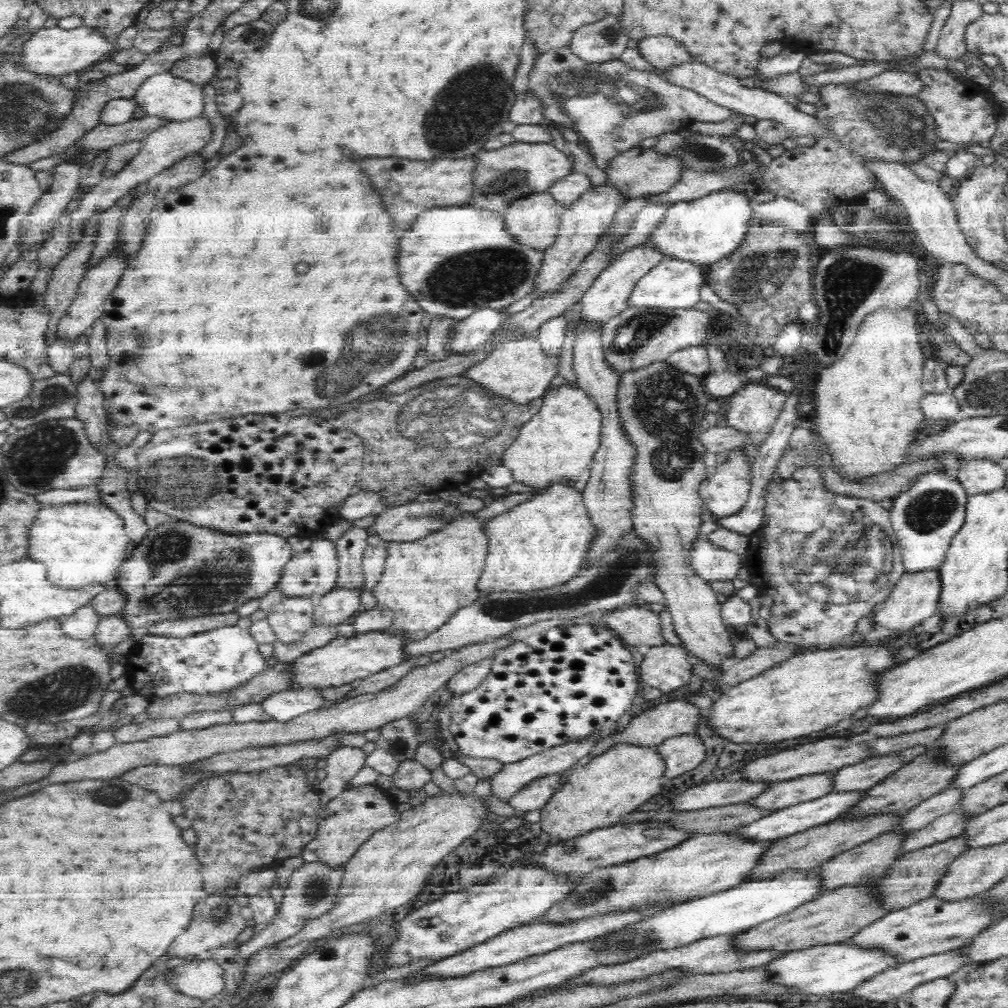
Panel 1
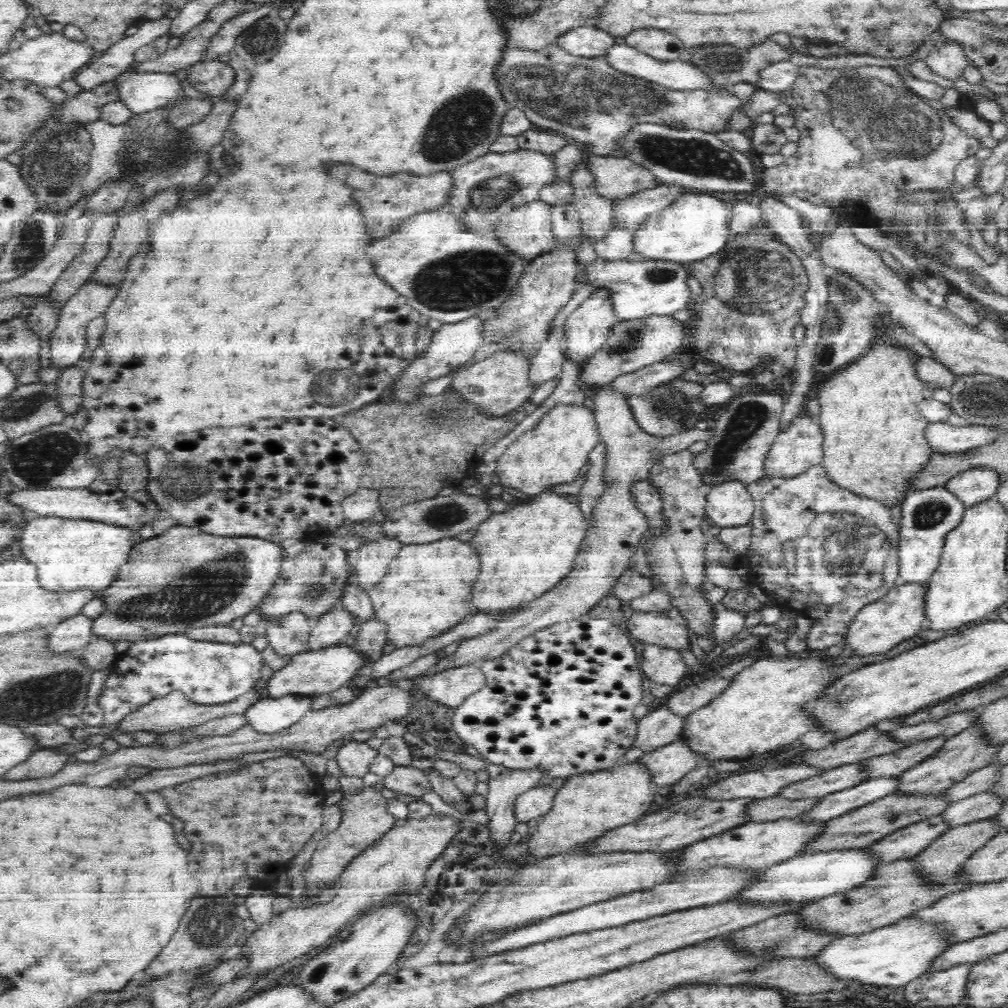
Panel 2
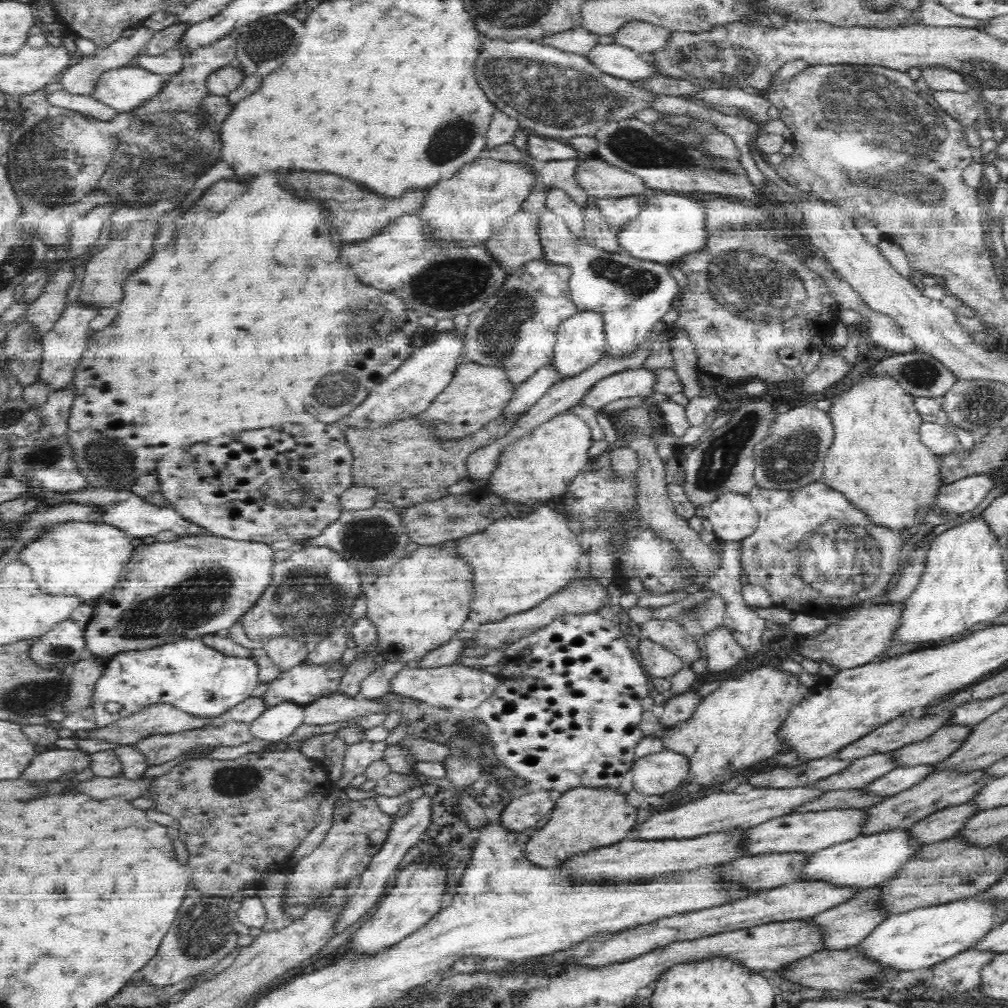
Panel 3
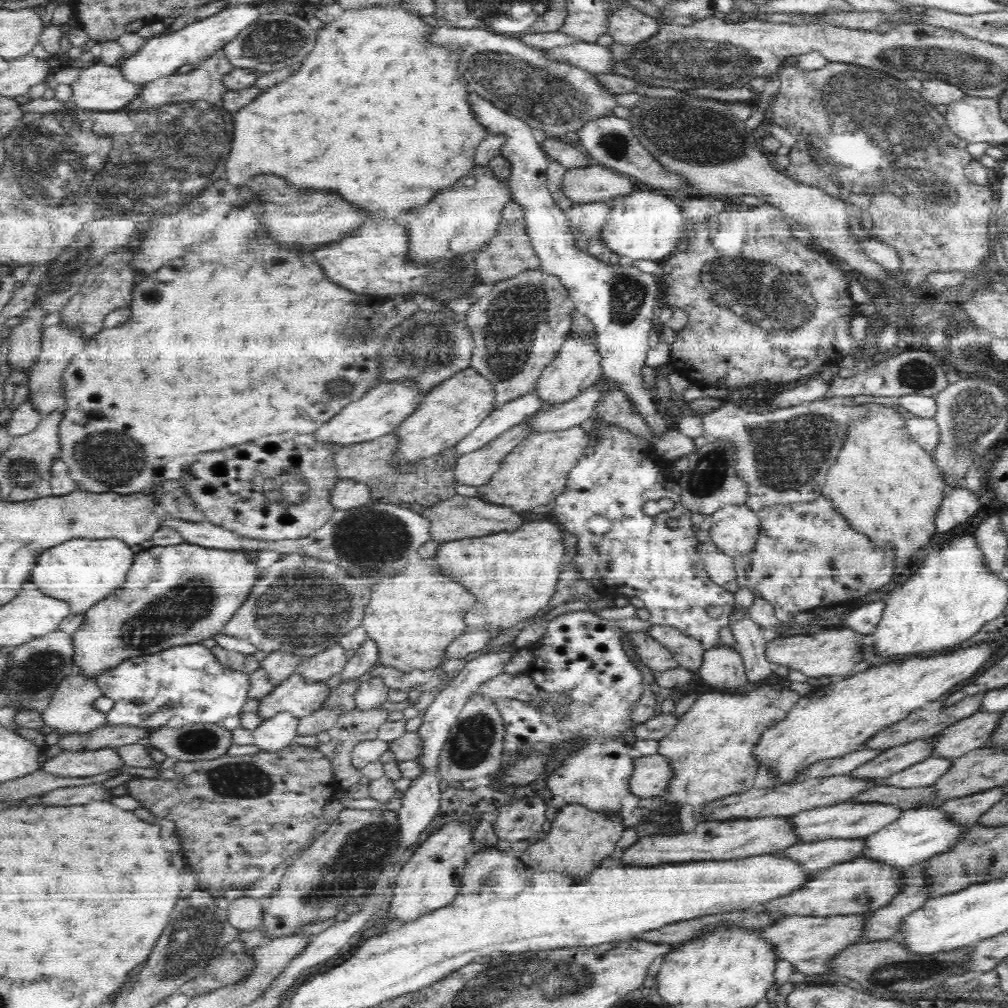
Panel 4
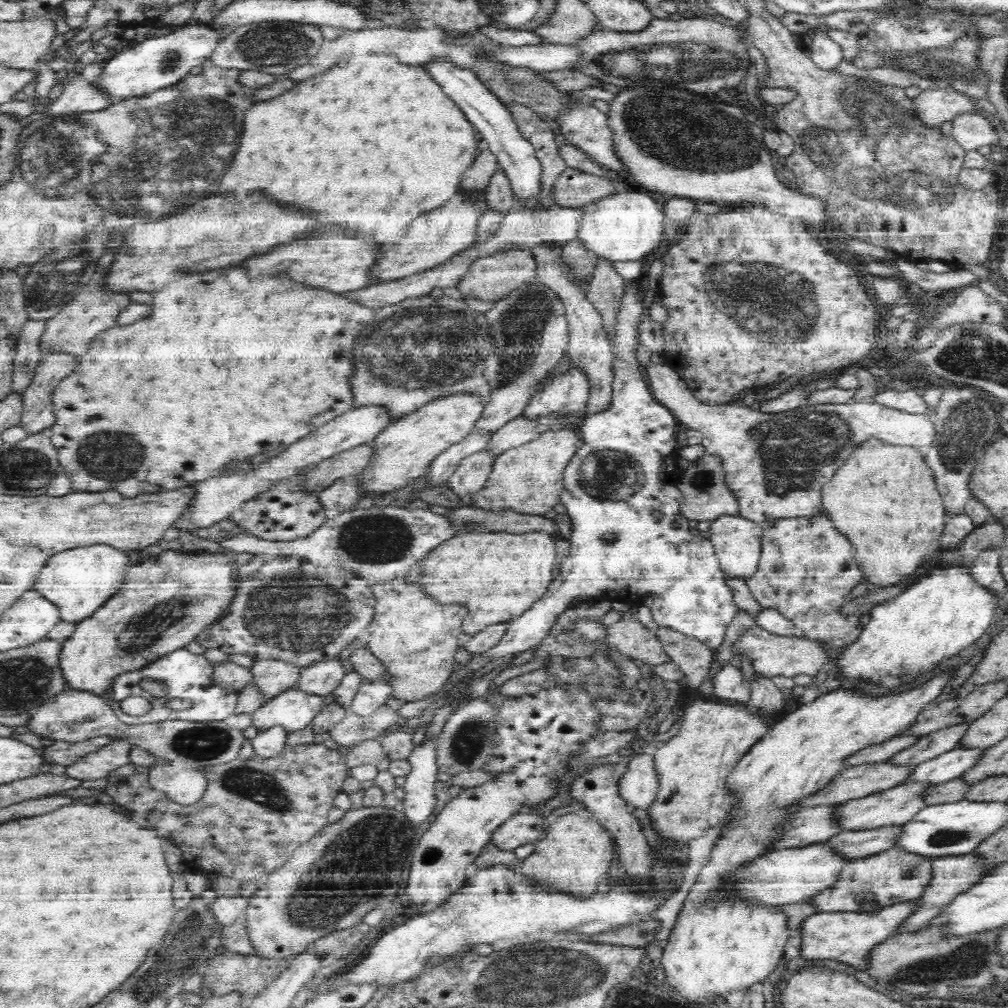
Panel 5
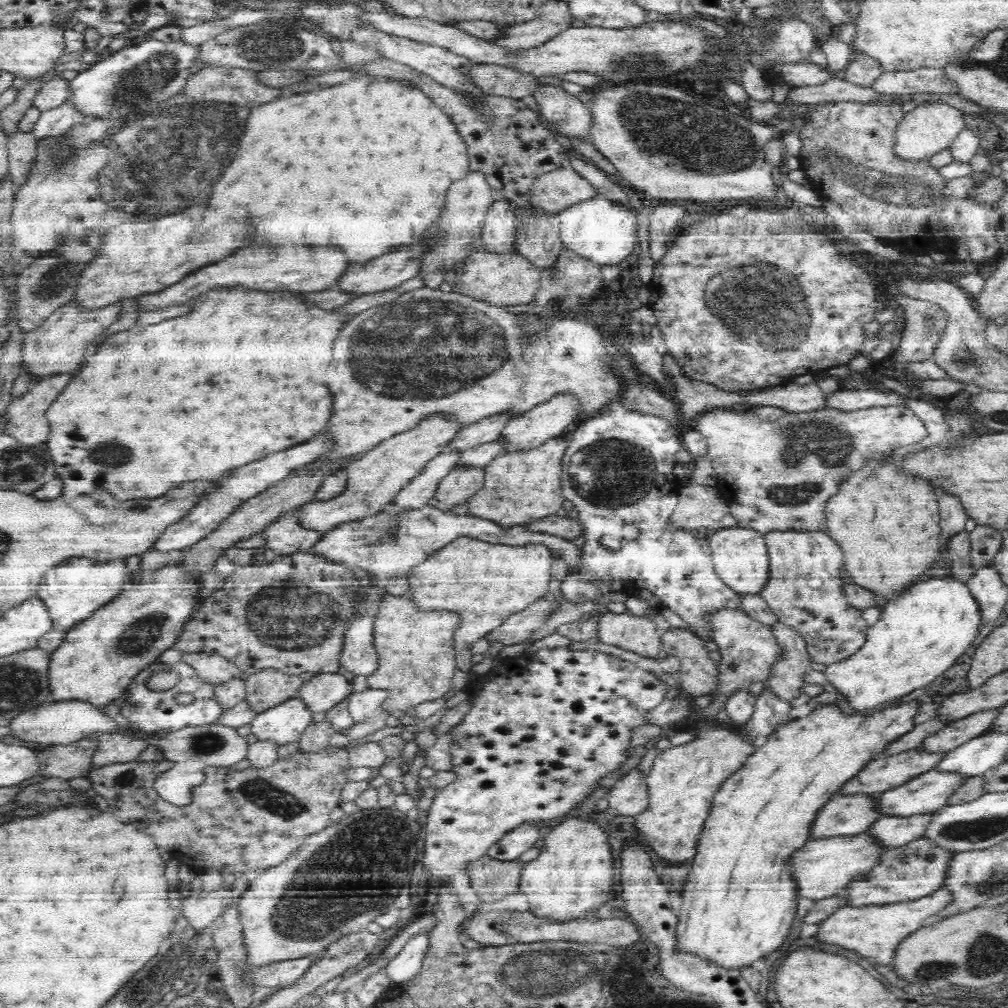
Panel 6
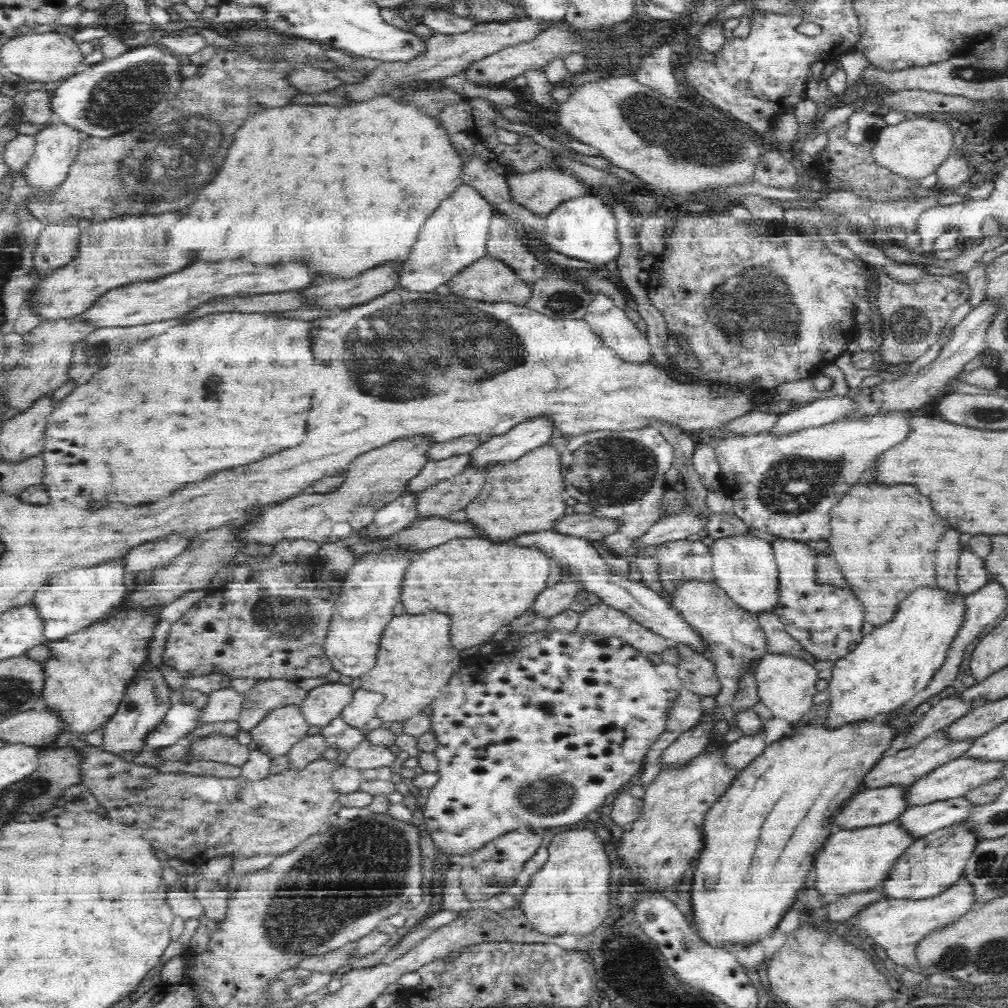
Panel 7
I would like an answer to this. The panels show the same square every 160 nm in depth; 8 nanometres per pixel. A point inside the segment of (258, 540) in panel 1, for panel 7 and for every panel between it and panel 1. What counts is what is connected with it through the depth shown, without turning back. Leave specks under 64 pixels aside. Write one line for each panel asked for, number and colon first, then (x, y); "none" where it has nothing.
2: (184, 579)
3: (200, 585)
4: (176, 595)
5: (165, 601)
6: (96, 662)
7: (85, 676)

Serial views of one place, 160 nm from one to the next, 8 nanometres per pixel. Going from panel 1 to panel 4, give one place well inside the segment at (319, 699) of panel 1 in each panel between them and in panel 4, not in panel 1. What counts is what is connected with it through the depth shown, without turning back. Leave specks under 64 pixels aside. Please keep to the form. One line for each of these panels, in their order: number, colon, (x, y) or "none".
2: (266, 715)
3: (277, 723)
4: (274, 734)

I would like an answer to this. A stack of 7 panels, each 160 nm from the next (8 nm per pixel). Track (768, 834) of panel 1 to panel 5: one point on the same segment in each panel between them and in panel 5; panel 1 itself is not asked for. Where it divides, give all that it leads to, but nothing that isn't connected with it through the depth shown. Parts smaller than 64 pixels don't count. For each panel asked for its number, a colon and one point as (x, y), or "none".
2: (836, 804)
3: (902, 779)
4: (928, 772)
5: (954, 764)

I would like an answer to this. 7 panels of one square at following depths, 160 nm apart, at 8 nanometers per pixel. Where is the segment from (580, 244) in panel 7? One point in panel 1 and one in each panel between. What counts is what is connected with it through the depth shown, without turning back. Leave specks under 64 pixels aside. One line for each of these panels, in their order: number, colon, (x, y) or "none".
1: (701, 231)
2: (693, 226)
3: (667, 225)
4: (641, 225)
5: (622, 227)
6: (596, 229)

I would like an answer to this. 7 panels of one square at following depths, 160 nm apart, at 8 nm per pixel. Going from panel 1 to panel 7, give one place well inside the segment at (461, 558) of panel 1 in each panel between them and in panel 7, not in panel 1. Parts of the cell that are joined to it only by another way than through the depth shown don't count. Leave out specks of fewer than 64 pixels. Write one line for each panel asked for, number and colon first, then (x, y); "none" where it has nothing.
2: (427, 591)
3: (424, 601)
4: (413, 616)
5: (416, 639)
6: (416, 664)
7: (415, 656)

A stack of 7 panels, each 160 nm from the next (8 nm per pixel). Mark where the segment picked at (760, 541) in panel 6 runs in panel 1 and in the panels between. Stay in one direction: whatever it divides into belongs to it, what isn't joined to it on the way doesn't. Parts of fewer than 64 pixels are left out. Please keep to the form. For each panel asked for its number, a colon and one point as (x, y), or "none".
1: (726, 493)
2: (729, 505)
3: (733, 517)
4: (734, 531)
5: (737, 542)

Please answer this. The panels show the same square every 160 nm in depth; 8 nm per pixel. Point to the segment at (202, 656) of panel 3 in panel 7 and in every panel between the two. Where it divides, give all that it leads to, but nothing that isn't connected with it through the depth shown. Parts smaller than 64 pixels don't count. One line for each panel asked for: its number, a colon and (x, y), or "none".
4: (189, 675)
5: (189, 676)
6: (154, 711)
7: (181, 719)

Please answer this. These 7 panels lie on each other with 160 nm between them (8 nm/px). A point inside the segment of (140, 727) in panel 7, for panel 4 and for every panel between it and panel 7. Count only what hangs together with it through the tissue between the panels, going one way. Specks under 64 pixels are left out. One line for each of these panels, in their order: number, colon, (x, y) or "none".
4: (101, 761)
5: (96, 765)
6: (124, 743)

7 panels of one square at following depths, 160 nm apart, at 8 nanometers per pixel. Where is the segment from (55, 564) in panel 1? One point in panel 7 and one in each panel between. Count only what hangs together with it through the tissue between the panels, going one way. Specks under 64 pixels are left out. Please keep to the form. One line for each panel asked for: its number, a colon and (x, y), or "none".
2: (69, 554)
3: (84, 560)
4: (80, 573)
5: (78, 582)
6: (72, 592)
7: (84, 597)

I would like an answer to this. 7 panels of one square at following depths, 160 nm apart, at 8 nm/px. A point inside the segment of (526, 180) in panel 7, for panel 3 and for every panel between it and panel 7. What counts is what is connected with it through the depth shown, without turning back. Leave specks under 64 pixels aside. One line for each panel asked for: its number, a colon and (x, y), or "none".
3: (597, 179)
4: (595, 183)
5: (573, 188)
6: (550, 192)

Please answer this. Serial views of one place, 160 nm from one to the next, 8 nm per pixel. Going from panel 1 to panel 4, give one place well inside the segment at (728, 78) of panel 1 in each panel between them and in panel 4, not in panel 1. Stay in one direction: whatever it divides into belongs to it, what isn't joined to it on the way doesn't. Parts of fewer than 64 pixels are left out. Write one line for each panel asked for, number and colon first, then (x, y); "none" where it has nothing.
2: (678, 75)
3: (612, 59)
4: (591, 57)

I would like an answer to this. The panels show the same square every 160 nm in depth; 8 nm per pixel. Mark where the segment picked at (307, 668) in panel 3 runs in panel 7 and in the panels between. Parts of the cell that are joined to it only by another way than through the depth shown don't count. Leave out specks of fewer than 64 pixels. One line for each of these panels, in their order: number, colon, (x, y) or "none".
4: (295, 696)
5: (294, 710)
6: (283, 724)
7: (278, 732)

